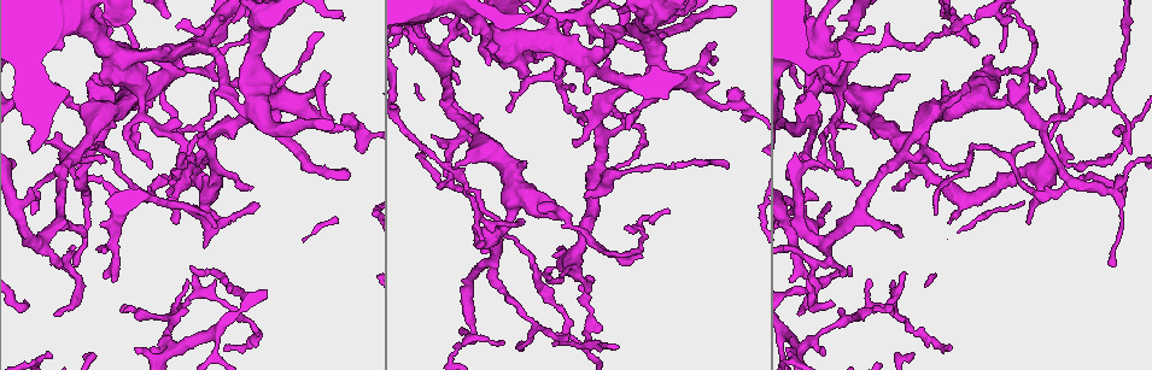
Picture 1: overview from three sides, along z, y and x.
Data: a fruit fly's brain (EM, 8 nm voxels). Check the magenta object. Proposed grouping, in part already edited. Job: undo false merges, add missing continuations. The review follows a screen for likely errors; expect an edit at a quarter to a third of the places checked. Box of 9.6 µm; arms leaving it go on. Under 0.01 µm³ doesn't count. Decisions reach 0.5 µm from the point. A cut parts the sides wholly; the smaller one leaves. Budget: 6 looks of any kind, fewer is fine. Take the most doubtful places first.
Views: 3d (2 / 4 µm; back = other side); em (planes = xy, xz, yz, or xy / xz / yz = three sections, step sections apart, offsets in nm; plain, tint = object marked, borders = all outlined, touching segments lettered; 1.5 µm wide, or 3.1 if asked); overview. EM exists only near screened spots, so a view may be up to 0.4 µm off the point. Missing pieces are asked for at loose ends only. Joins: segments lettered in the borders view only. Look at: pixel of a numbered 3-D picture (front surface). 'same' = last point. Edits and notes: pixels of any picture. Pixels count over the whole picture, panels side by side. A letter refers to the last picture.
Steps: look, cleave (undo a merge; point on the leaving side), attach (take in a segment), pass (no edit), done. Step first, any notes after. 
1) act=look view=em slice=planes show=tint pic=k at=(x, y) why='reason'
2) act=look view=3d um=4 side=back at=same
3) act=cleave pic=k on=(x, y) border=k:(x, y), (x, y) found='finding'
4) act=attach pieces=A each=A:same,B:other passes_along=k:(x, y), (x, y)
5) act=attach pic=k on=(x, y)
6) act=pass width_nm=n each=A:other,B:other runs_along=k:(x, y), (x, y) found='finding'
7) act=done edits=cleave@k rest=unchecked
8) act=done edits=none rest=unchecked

act=look view=3d um=4 pic=1 at=(84, 237) why='free end'

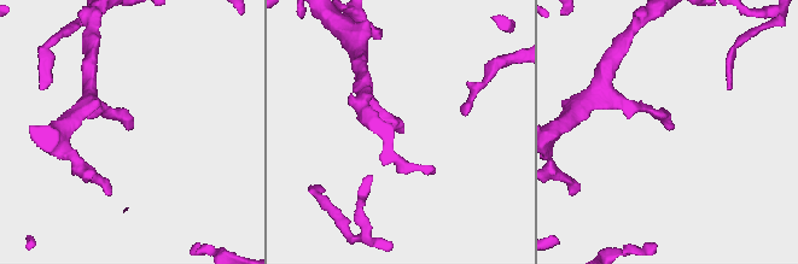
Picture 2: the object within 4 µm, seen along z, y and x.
act=look view=em slice=planes show=tint pic=2 at=(671, 128)

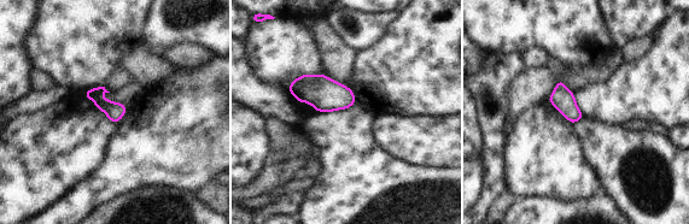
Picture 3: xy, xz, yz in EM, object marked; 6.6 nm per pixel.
act=look view=em slice=planes show=borders at=same

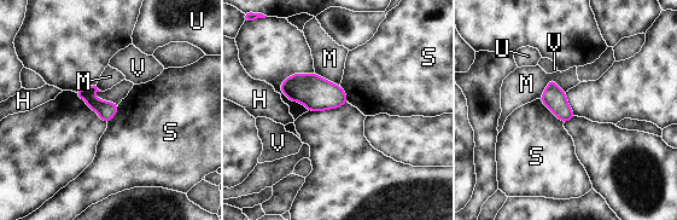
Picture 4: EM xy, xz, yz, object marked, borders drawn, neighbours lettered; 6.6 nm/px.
act=pass each=H:other,M:other,S:other,U:other,V:other border=4:(538, 99), (564, 122) found='none of them fits'

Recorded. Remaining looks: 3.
act=look view=3d um=2 pic=1 at=(945, 16) why='tapers out'

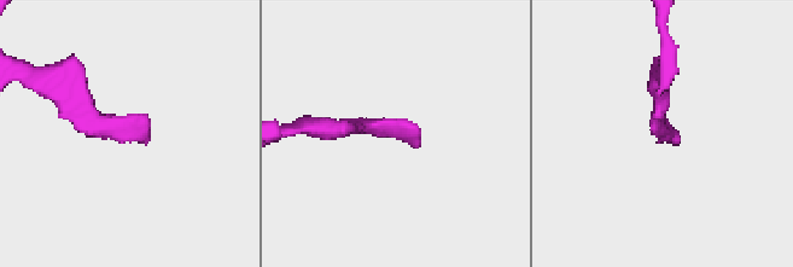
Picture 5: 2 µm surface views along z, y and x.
act=look view=em slice=planes show=borders pic=5 at=(141, 140) why='shape alone is not enough'

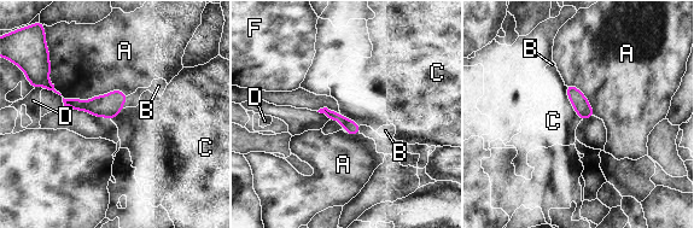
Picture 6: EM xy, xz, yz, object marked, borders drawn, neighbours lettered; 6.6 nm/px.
act=pass width_nm=90 each=A:other,B:other,C:other,D:other,F:other border=6:(565, 86), (567, 98), (582, 120) found='none of them fits'

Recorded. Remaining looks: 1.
act=done edits=none rest=unchecked

